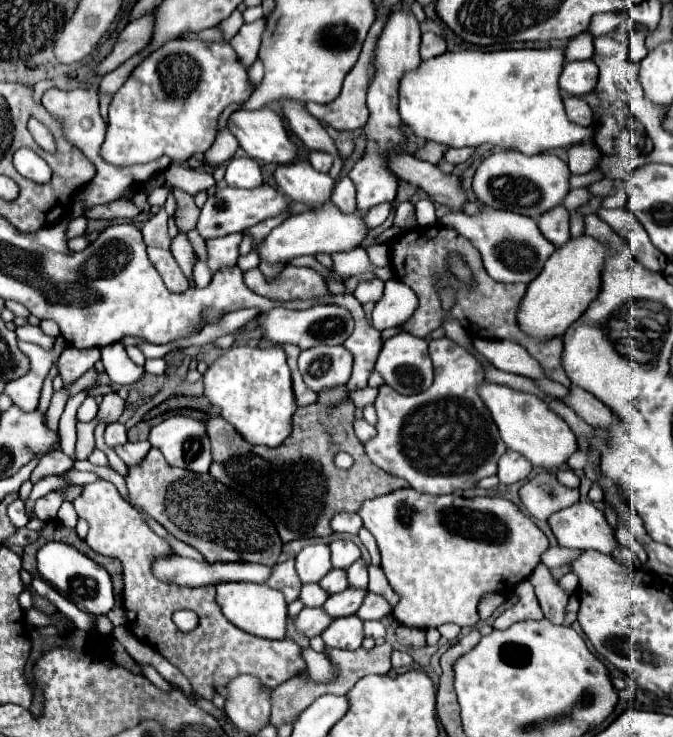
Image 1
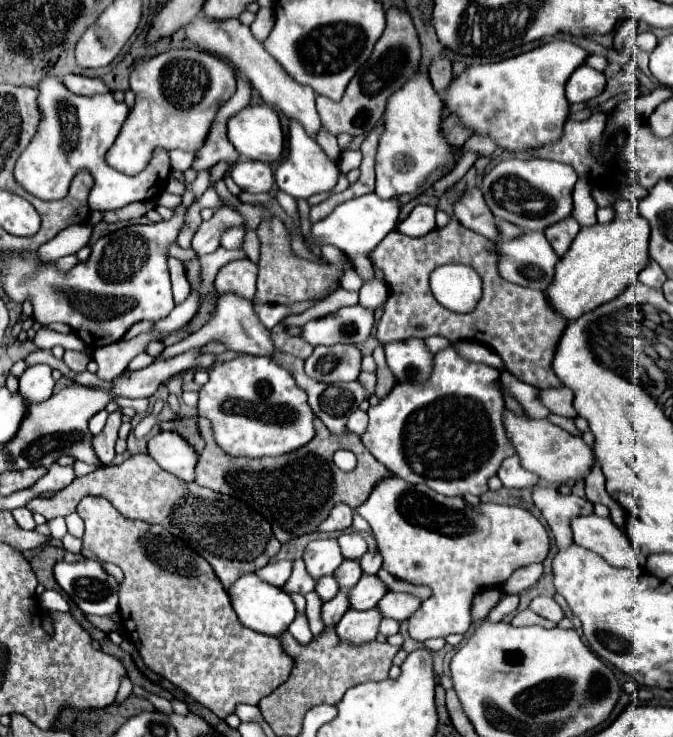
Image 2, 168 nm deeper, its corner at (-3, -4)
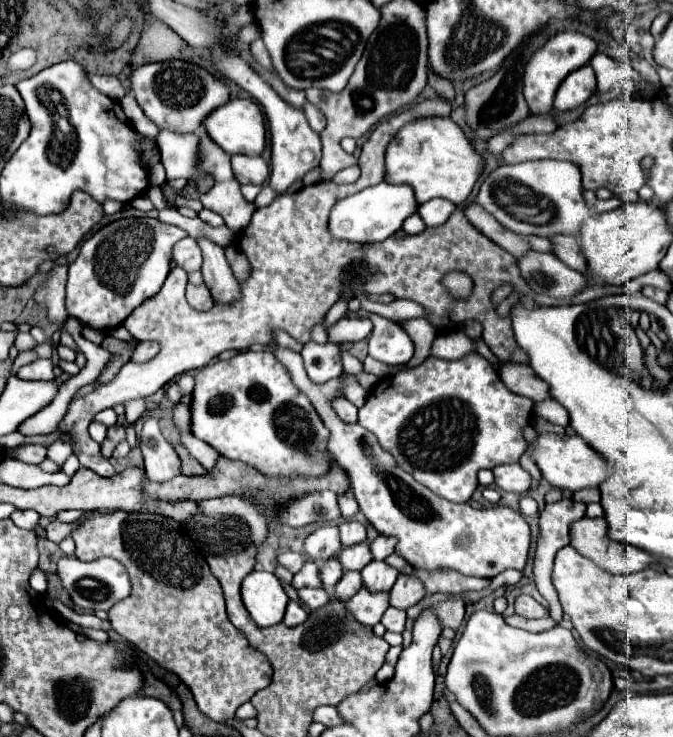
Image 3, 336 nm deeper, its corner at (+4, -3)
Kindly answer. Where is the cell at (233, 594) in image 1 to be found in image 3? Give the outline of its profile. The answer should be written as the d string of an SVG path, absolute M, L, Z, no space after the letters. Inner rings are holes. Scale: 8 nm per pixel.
M253 571L241 583L241 599L251 619L259 627L281 623L289 597L285 595L279 579L267 571Z

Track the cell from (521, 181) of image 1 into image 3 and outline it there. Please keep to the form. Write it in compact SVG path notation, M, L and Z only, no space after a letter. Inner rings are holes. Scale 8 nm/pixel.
M551 159L497 167L483 179L475 203L489 211L503 227L519 235L575 235L583 219L589 217L581 195L581 171L573 163Z

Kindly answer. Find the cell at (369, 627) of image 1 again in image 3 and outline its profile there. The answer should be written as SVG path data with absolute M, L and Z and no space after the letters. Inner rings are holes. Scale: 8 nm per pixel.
M389 607L381 619L381 625L387 629L387 631L395 631L395 633L401 633L403 627L405 627L405 611L399 611L399 609L393 609Z

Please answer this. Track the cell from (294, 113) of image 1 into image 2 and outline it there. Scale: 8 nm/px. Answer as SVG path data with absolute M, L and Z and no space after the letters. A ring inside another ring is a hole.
M198 14L196 20L192 20L190 24L184 26L184 32L186 32L188 40L192 40L200 50L212 52L212 54L228 60L232 66L236 66L254 84L254 88L260 92L260 96L266 100L266 104L280 108L290 120L298 120L310 136L316 136L316 132L320 130L320 116L318 116L316 102L314 102L316 92L310 86L300 86L298 82L294 82L286 74L286 70L252 36L248 26L244 26L236 18L212 20L204 14Z

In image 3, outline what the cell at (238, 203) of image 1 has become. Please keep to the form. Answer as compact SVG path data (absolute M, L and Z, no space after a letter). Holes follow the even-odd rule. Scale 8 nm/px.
M185 237L173 247L173 261L185 271L199 271L201 267L201 249L195 239Z

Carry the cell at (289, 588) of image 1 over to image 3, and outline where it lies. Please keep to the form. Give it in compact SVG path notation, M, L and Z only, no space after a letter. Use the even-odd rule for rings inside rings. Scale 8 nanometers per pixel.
M311 559L305 561L305 565L301 567L301 571L293 577L293 587L301 589L301 587L321 587L319 579L317 579L317 563L313 563Z

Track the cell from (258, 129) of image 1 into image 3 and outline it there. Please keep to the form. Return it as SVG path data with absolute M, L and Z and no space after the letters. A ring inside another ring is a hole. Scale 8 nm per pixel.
M231 99L203 121L207 135L229 155L261 155L265 149L265 117L261 107L251 99Z

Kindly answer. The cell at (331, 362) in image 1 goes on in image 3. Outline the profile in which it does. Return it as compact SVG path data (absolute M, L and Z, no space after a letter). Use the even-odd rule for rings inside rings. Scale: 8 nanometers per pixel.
M309 341L301 349L301 357L305 361L305 371L307 371L309 379L315 383L325 383L343 373L341 349L335 343L319 345L315 341Z

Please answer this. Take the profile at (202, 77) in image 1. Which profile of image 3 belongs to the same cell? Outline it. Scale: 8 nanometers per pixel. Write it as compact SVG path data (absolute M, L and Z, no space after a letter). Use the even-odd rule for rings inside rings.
M179 59L135 67L131 71L131 91L147 119L159 129L169 129L181 135L195 133L209 113L229 101L229 87L221 79L195 63Z

